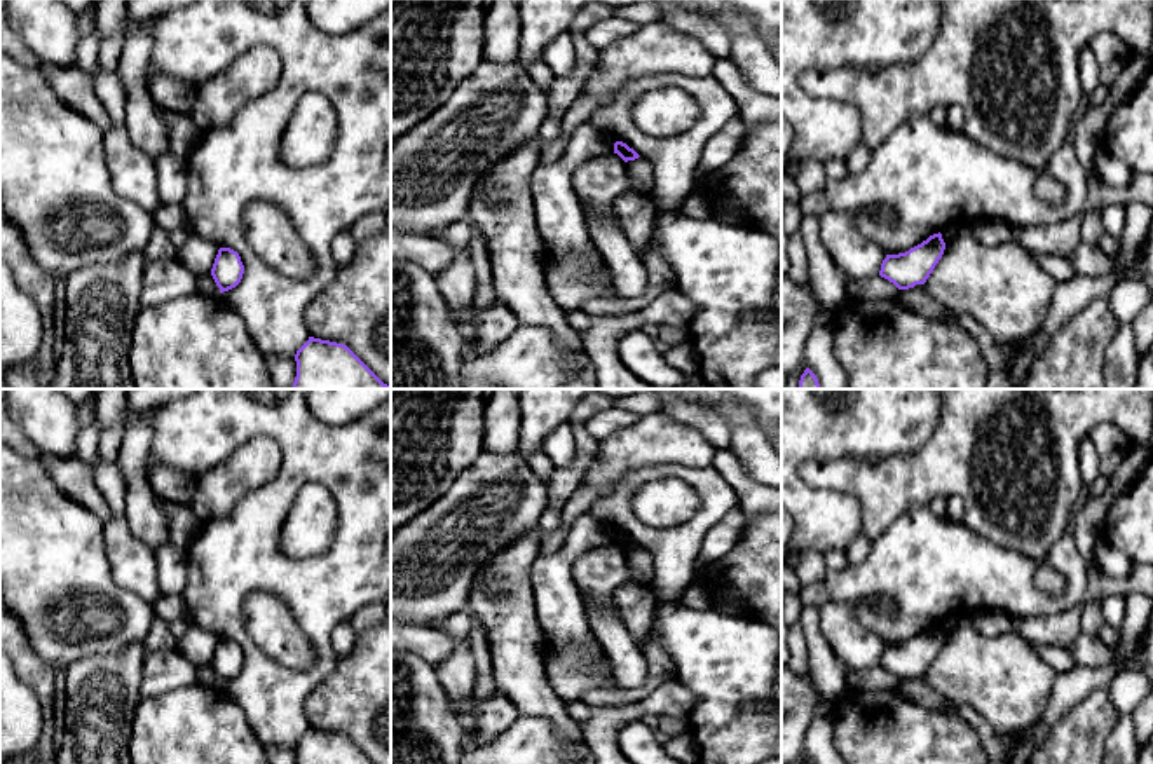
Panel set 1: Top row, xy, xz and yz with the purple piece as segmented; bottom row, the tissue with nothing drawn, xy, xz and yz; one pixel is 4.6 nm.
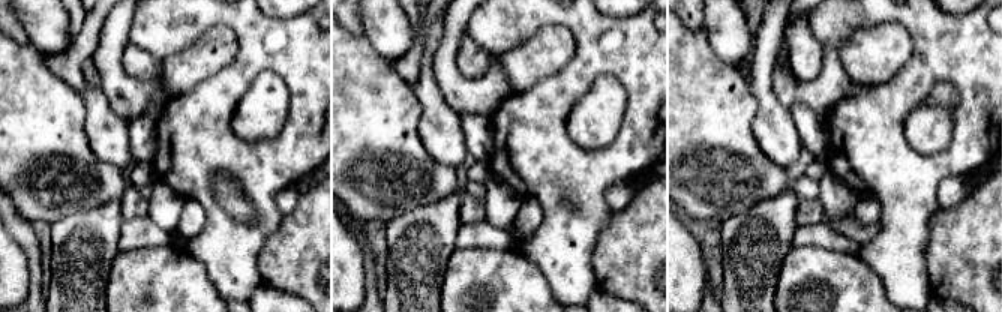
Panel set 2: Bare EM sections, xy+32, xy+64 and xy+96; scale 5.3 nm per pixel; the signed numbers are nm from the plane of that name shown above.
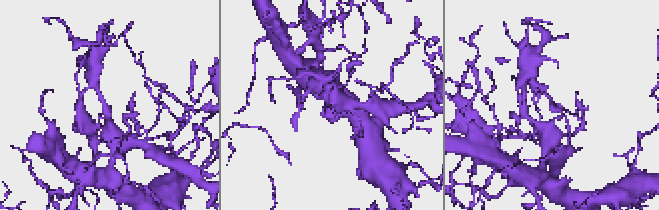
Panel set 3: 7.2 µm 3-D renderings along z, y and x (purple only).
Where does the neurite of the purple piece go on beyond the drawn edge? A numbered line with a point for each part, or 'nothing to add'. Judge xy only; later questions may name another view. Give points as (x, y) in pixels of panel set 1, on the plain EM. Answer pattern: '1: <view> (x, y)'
nothing to add

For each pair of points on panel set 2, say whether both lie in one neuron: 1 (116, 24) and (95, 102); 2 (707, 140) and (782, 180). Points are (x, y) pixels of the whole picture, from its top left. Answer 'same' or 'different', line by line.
1: different
2: same

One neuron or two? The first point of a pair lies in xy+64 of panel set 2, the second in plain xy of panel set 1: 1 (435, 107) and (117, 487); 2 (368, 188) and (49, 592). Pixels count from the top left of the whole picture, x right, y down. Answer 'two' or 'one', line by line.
1: two
2: one

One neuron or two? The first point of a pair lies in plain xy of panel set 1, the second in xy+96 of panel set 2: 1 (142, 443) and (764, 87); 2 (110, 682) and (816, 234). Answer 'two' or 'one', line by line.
1: two
2: two

